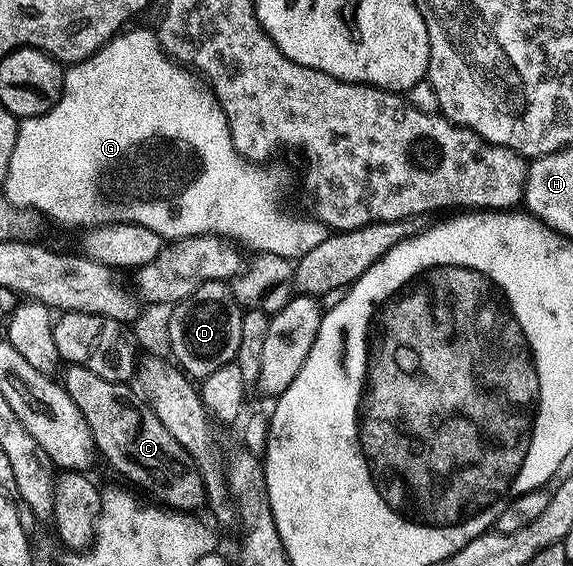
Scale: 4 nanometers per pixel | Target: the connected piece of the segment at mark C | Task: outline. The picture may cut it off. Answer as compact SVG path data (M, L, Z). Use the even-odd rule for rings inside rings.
M71 364L65 370L66 393L72 402L76 402L76 410L80 410L84 422L88 422L88 430L101 459L103 456L124 479L147 488L159 505L191 514L197 513L197 508L207 507L205 484L196 462L168 434L160 419L129 383L108 382L79 364Z

